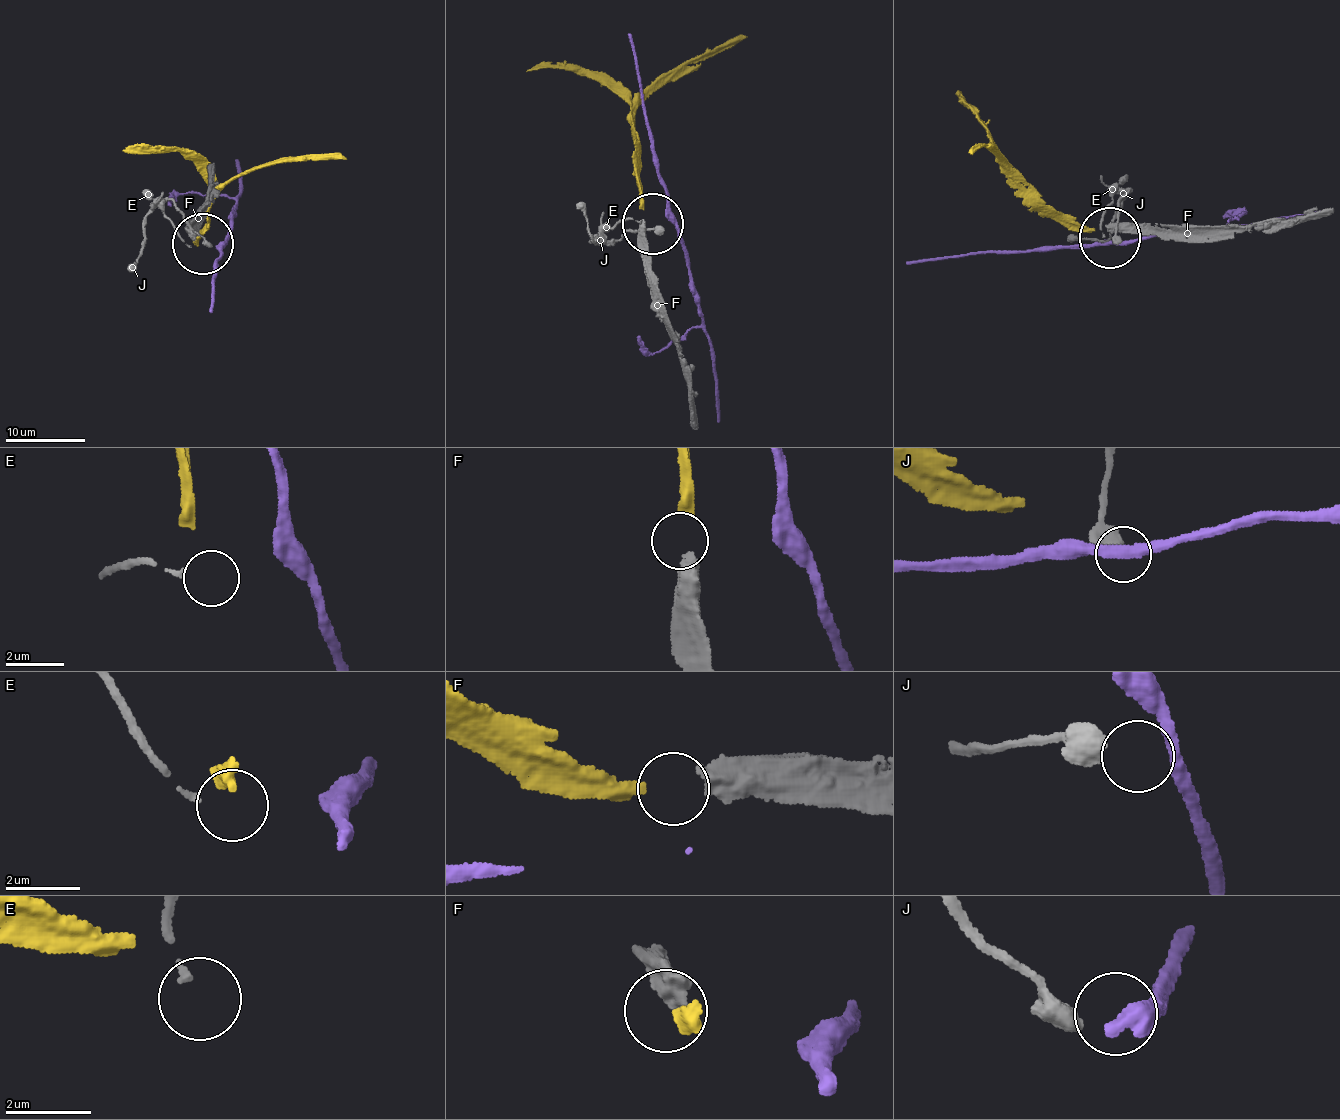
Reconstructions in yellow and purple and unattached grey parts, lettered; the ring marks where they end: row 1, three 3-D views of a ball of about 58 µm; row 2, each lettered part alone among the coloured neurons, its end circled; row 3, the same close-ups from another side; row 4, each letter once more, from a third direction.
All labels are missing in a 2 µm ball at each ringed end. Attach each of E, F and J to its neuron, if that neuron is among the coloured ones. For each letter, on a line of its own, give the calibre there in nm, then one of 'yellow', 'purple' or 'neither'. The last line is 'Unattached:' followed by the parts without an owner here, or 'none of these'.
E: calibre 120 nm; neither
F: calibre 500 nm; yellow
J: calibre 600 nm; purple
Unattached: E

